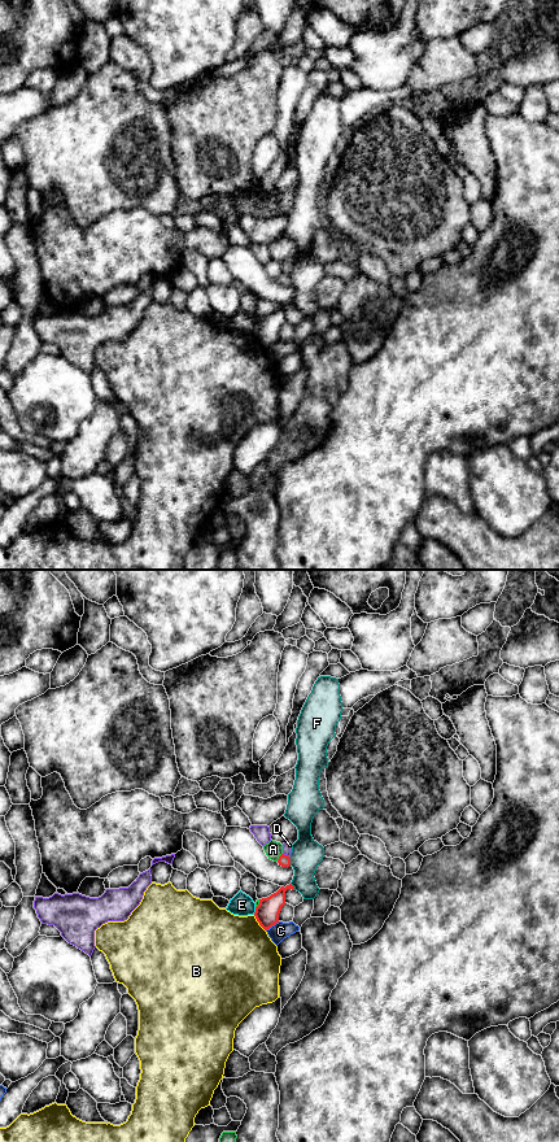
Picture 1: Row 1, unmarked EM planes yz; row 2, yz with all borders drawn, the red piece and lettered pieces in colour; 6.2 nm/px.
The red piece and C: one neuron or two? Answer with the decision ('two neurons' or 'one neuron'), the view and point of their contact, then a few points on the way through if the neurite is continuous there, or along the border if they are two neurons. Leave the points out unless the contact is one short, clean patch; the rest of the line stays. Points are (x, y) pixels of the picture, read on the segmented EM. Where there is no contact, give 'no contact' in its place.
two neurons; contact yz (273, 924); border yz (279, 922), (266, 931)

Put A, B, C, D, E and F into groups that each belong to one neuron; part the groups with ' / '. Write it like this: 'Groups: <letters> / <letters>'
Groups: A / B / C / D / E / F

